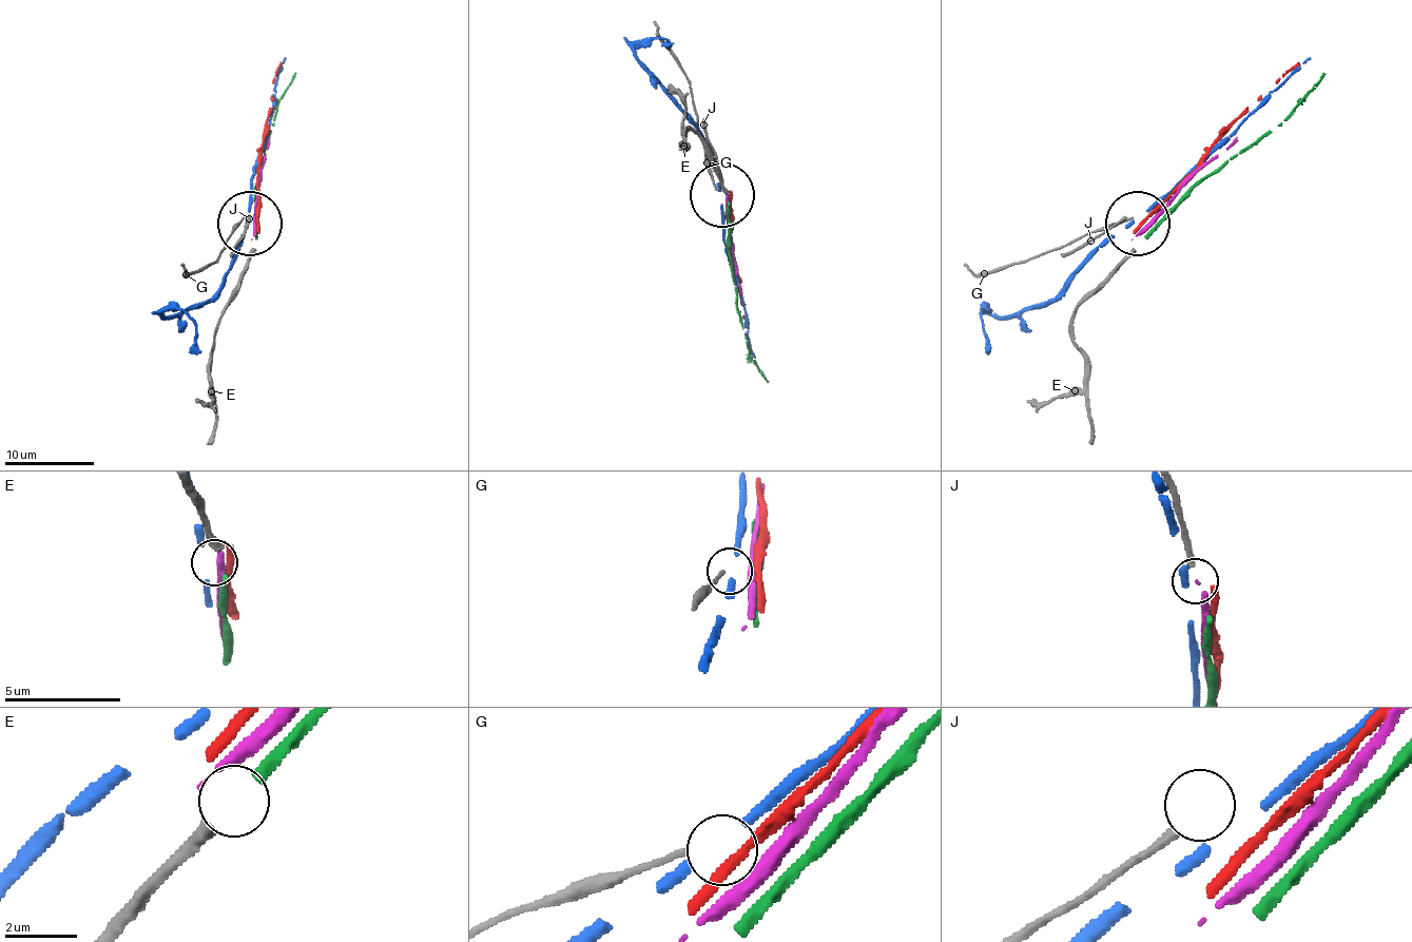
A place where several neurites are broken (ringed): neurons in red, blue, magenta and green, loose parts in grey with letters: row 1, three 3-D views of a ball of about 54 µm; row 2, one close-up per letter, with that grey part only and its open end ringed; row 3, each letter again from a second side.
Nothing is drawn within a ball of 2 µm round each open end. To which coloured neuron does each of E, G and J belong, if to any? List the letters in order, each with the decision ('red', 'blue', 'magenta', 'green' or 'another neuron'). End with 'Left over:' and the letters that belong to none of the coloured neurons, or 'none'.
E: green
G: another neuron
J: another neuron
Left over: G, J

